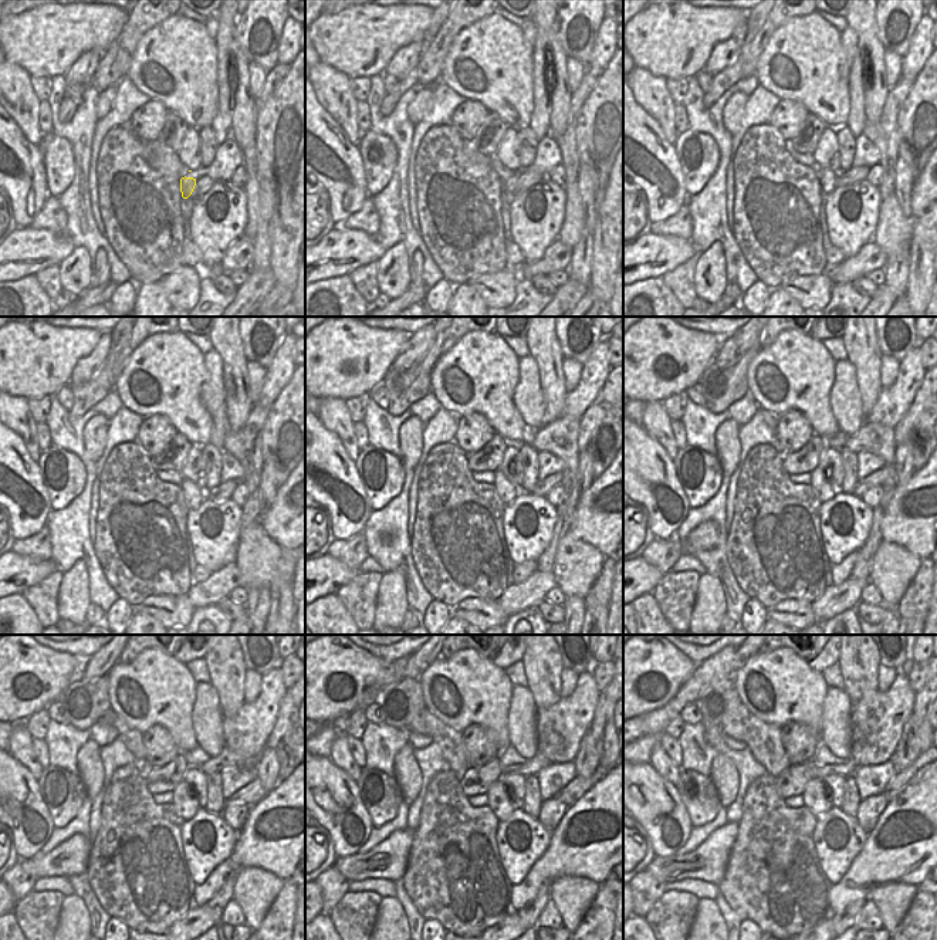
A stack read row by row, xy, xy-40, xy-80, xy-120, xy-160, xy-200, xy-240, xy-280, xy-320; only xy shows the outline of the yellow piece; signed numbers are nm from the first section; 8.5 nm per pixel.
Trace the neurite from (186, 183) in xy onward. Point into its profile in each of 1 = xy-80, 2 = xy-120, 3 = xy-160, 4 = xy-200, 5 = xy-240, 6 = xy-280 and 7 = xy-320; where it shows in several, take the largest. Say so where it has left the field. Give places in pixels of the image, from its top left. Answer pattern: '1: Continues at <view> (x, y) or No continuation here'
1: Continues at xy-80 (826, 176)
2: Continues at xy-120 (193, 496)
3: Continues at xy-160 (507, 492)
4: Continues at xy-200 (824, 489)
5: Continues at xy-240 (185, 802)
6: Continues at xy-280 (500, 801)
7: Continues at xy-320 (817, 801)

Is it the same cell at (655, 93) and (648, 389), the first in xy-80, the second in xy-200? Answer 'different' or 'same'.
different

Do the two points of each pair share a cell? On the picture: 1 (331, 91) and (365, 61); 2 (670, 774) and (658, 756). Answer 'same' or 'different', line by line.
1: different
2: same

